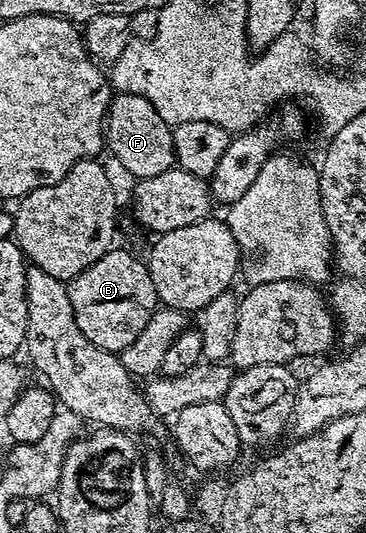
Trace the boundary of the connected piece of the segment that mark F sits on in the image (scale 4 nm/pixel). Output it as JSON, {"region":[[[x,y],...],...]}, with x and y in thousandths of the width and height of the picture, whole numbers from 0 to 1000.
{"region":[[[320,174],[298,197],[298,214],[287,220],[287,272],[363,336],[445,328],[445,321],[478,310],[470,240],[402,186],[355,174]]]}

